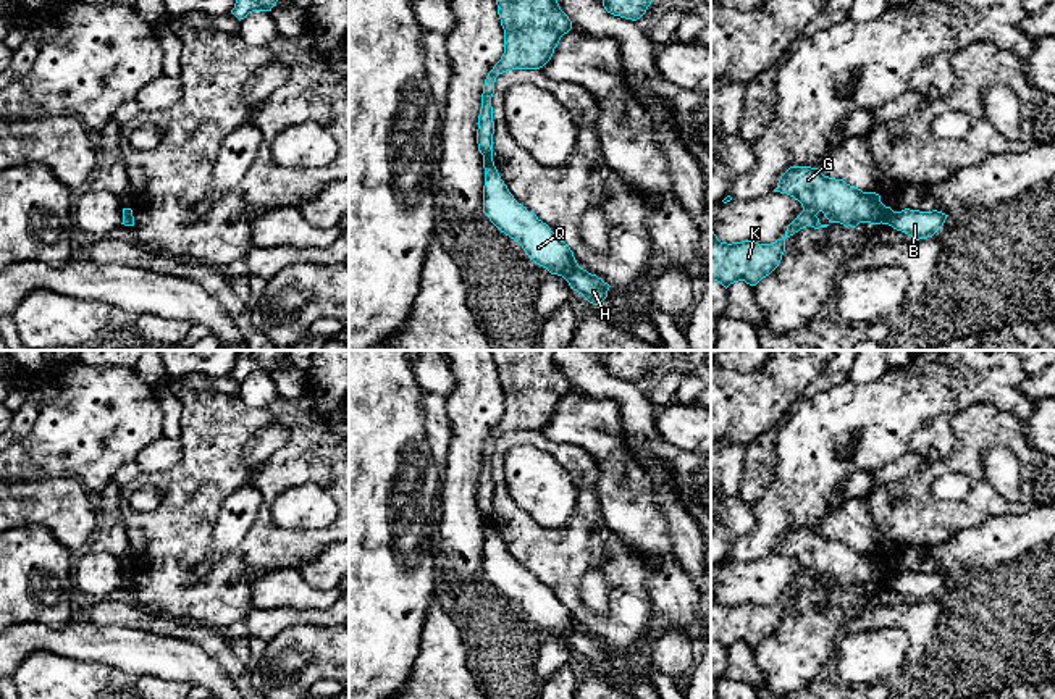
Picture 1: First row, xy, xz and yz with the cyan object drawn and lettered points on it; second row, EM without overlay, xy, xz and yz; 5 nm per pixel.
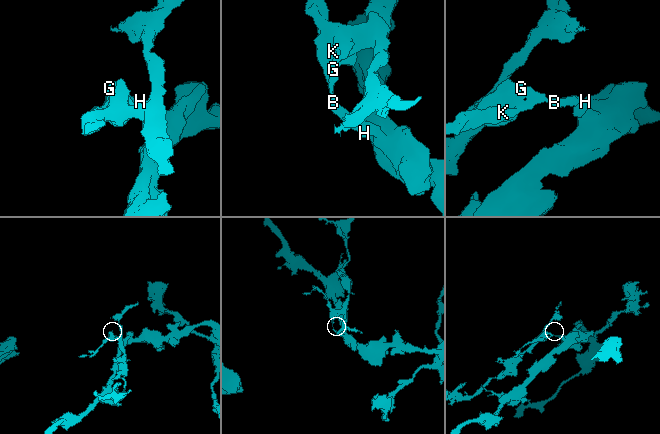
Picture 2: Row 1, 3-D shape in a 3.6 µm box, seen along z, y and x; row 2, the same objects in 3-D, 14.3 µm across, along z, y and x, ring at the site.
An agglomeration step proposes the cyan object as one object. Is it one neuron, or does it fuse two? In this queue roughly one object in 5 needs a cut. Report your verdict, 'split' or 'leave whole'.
leave whole

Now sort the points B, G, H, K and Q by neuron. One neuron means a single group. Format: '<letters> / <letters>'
B G H K Q

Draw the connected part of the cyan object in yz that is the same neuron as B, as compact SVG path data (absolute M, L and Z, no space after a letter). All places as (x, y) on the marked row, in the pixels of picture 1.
M790 166L779 179L774 192L798 200L803 211L787 226L785 236L772 244L753 241L721 242L711 224L711 279L725 289L738 281L756 286L780 263L785 239L800 229L827 228L840 223L856 228L860 223L889 224L911 236L914 241L932 237L945 223L942 211L919 211L905 208L893 211L881 202L876 192L863 192L843 179L824 176L818 168Z

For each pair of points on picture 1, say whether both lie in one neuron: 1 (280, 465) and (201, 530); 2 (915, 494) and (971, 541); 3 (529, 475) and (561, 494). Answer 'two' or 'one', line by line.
1: one
2: two
3: one

